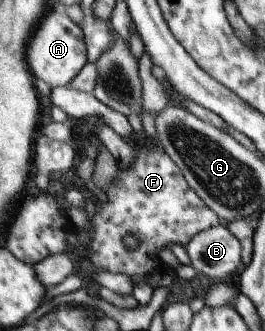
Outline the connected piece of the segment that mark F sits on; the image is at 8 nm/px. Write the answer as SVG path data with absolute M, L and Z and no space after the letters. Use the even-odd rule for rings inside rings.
M149 142L138 153L135 165L126 172L121 169L119 179L109 188L109 203L97 201L98 211L93 214L83 208L71 208L69 215L71 228L76 235L91 225L89 216L94 217L90 258L95 268L113 273L126 273L136 280L132 295L138 306L147 305L155 289L145 281L163 262L159 257L161 249L170 248L171 243L180 243L186 247L190 241L205 230L217 227L219 214L210 209L207 202L191 187L185 172L175 163L163 145L152 145ZM134 235L139 240L135 251L125 247L125 237Z

